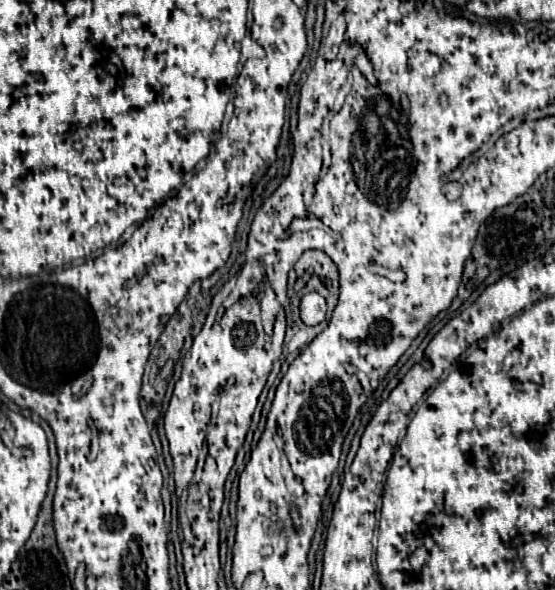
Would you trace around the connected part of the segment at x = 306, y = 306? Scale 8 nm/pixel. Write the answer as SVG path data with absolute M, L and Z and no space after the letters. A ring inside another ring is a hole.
M308 293L302 297L300 317L306 325L318 325L320 321L324 321L324 315L326 315L326 301L322 295Z

